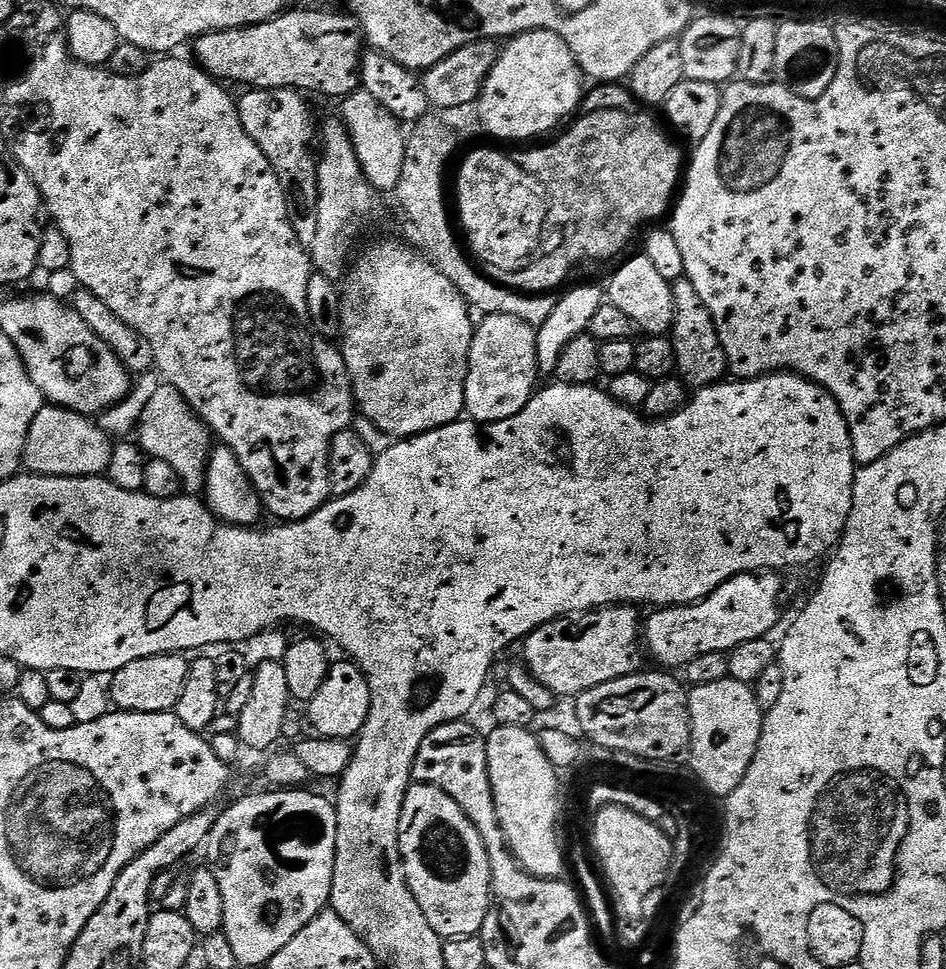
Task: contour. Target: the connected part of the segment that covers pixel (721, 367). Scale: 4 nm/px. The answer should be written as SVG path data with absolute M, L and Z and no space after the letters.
M686 278L672 284L674 298L674 322L670 339L676 351L676 372L689 389L699 390L709 384L719 384L728 372L728 359L722 350L722 342L718 338L718 330L714 326L714 318L710 310L698 298L694 286Z

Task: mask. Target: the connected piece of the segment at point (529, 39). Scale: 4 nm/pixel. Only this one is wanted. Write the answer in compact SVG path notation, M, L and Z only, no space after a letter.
M523 32L505 44L480 92L480 124L500 140L532 140L579 106L586 80L572 50L557 32Z

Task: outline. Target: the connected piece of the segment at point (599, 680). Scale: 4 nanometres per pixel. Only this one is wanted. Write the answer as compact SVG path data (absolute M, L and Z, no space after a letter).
M618 604L546 622L524 637L523 663L534 679L548 687L557 698L575 698L586 690L594 690L594 686L614 682L623 676L633 676L645 667L646 661L640 645L642 616L636 612L639 611L635 607Z

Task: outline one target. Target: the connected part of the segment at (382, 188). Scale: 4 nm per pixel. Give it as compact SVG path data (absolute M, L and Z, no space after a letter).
M363 90L351 92L349 96L343 97L342 104L344 104L342 119L348 126L348 133L351 134L354 142L354 150L358 154L358 162L366 178L375 186L377 192L395 193L398 182L402 178L406 143L406 132L401 122L384 108L374 94Z

